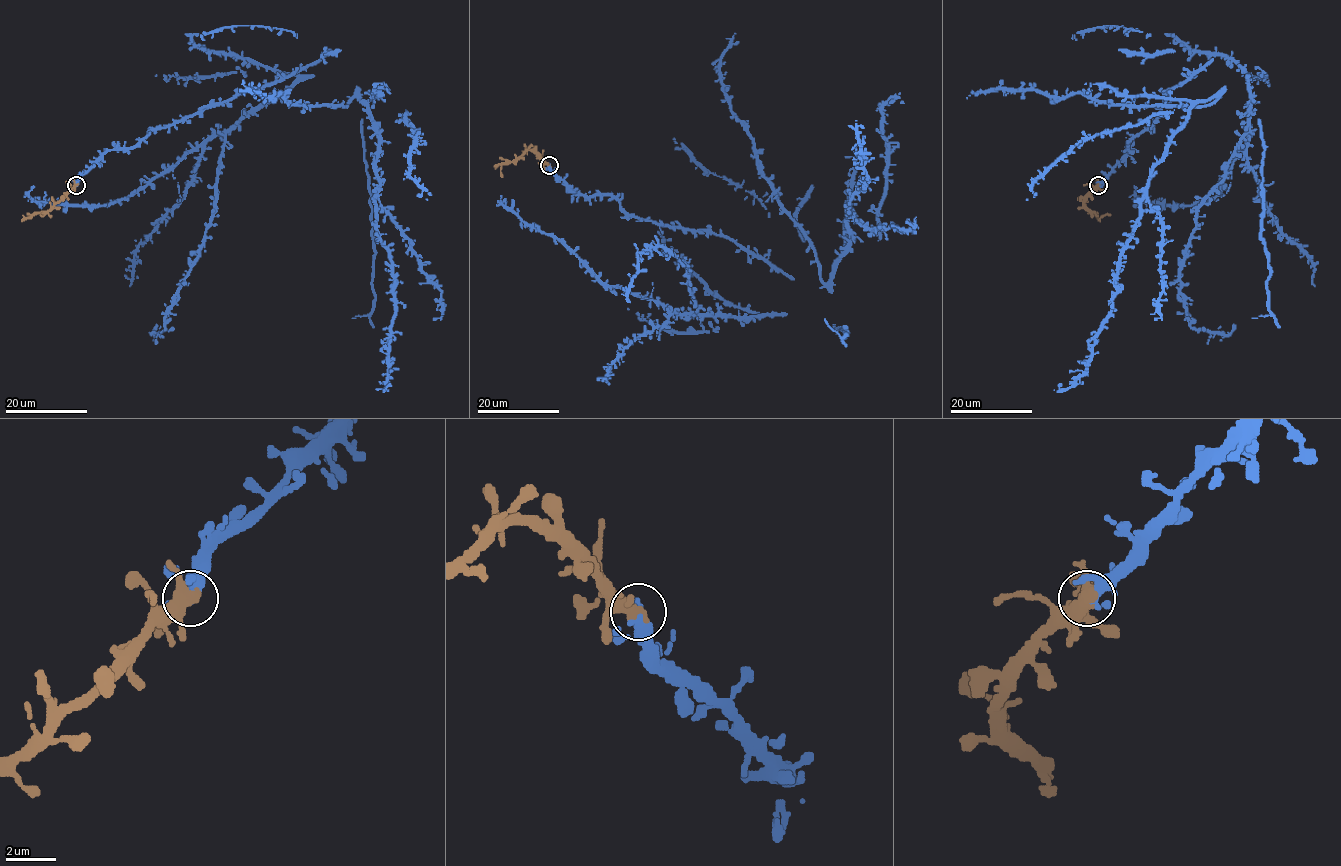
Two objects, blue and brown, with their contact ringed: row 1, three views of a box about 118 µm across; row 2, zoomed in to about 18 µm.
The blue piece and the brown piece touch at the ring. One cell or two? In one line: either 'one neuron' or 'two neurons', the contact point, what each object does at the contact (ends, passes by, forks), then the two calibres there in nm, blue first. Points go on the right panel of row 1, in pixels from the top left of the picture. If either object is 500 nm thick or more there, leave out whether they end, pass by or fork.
one neuron; at (1098, 185); blue passes by; brown forks there; 280 nm thick on the blue side, 380 nm on the other

